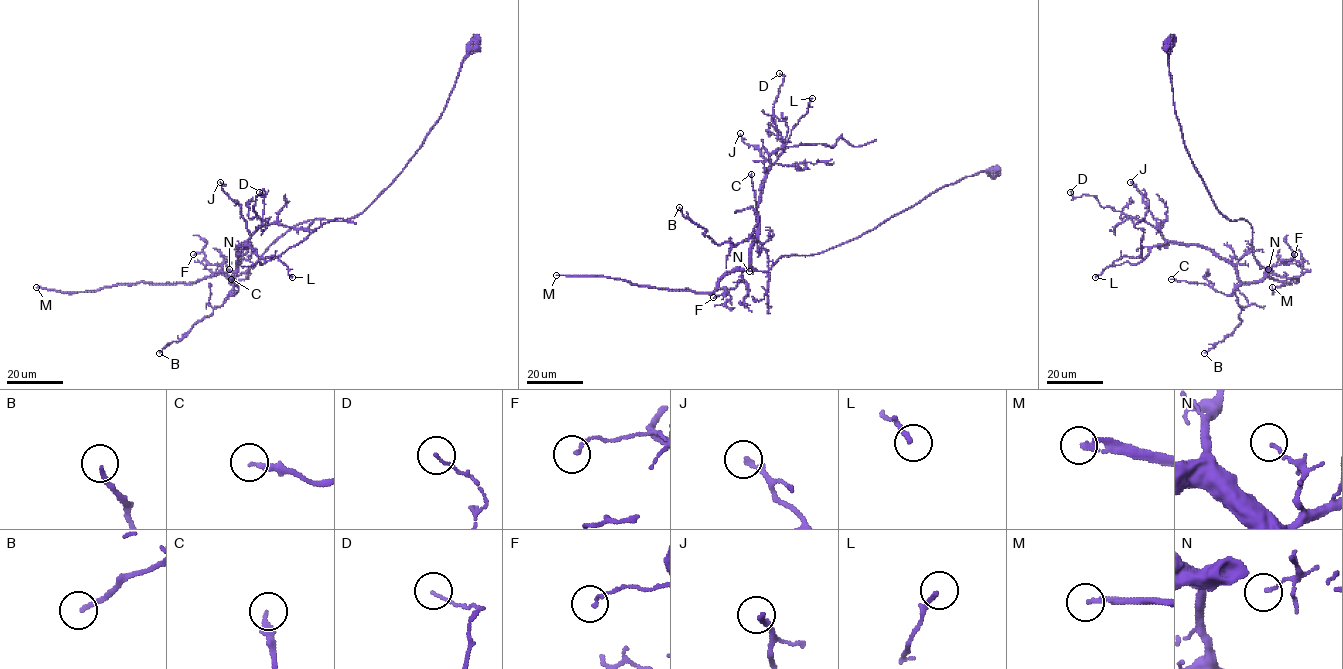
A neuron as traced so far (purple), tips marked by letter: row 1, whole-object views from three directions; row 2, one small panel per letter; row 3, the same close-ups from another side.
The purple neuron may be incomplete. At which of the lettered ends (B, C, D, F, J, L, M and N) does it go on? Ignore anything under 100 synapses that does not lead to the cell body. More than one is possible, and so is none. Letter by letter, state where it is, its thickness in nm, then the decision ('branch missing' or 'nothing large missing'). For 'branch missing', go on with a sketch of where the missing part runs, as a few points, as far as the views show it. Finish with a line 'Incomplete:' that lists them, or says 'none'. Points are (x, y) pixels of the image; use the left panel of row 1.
B: at (159, 353); 170 nm thick; nothing large missing
C: at (231, 279); 280 nm thick; nothing large missing
D: at (259, 192); 90 nm thick; nothing large missing
F: at (193, 254); 110 nm thick; nothing large missing
J: at (220, 182); 190 nm thick; nothing large missing
L: at (292, 277); 150 nm thick; nothing large missing
M: at (36, 287); 190 nm thick; branch missing
N: at (229, 269); 100 nm thick; nothing large missing
Incomplete: M

